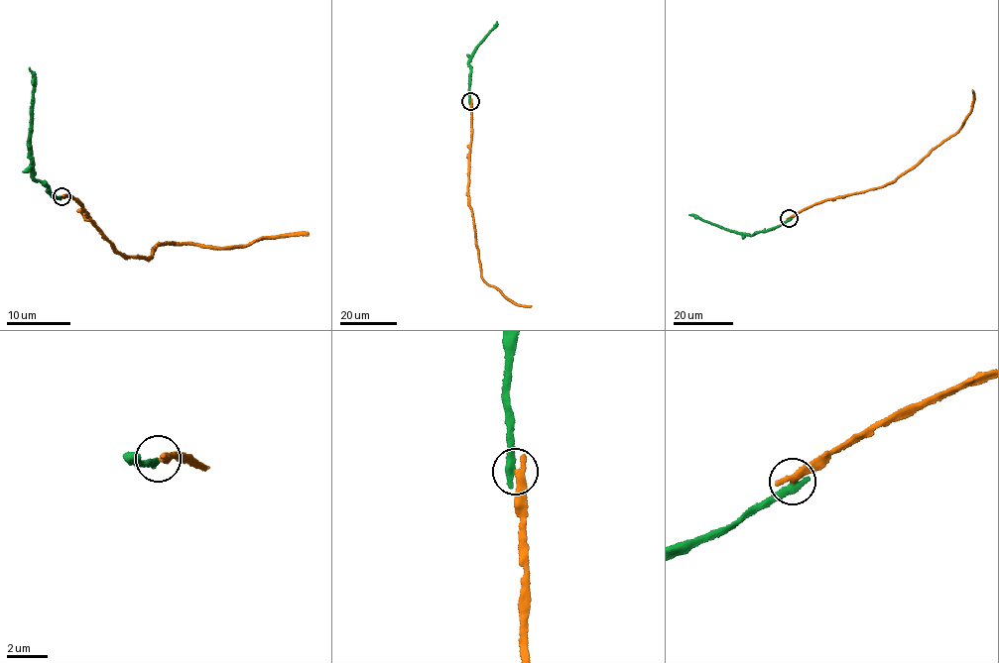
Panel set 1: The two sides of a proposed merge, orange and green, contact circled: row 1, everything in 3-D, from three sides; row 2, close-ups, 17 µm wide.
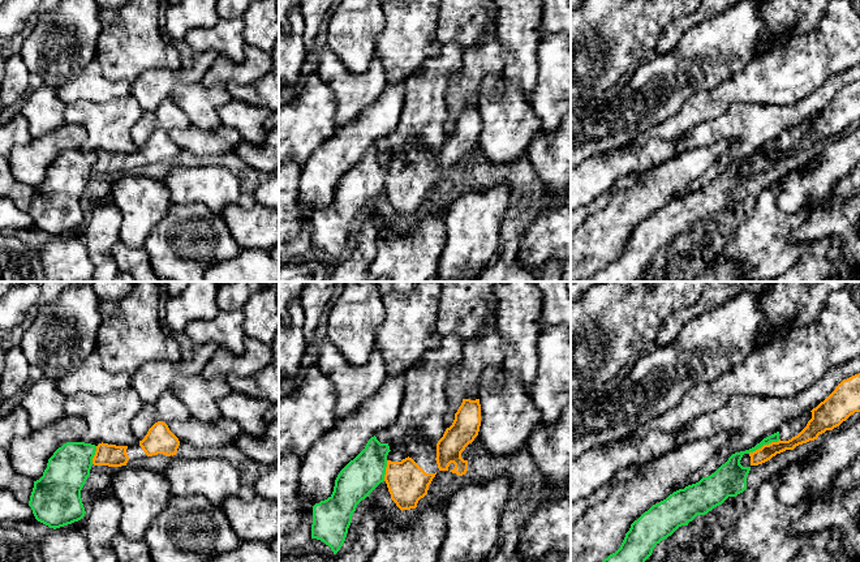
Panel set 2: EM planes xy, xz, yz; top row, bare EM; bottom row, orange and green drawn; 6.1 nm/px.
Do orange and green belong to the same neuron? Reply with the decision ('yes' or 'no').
no

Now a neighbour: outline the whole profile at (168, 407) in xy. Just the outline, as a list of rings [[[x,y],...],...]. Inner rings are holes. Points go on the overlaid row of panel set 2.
[[[164,391],[155,403],[143,404],[139,413],[130,422],[132,432],[142,441],[149,429],[158,421],[167,425],[172,421],[186,421],[192,415],[186,406],[171,391]]]

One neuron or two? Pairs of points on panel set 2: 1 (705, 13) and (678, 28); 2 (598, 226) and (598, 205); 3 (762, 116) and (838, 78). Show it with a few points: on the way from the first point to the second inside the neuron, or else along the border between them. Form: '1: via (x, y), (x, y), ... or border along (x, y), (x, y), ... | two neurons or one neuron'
1: via (699, 16), (684, 22) | one neuron
2: border along (620, 189), (602, 209), (590, 214), (584, 222) | two neurons
3: via (781, 116), (791, 116), (803, 111), (820, 97) | one neuron

